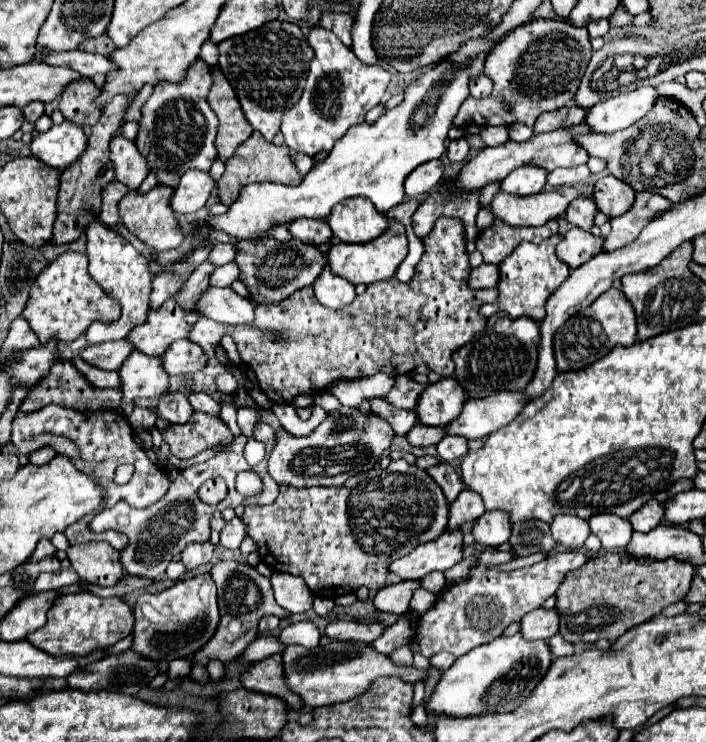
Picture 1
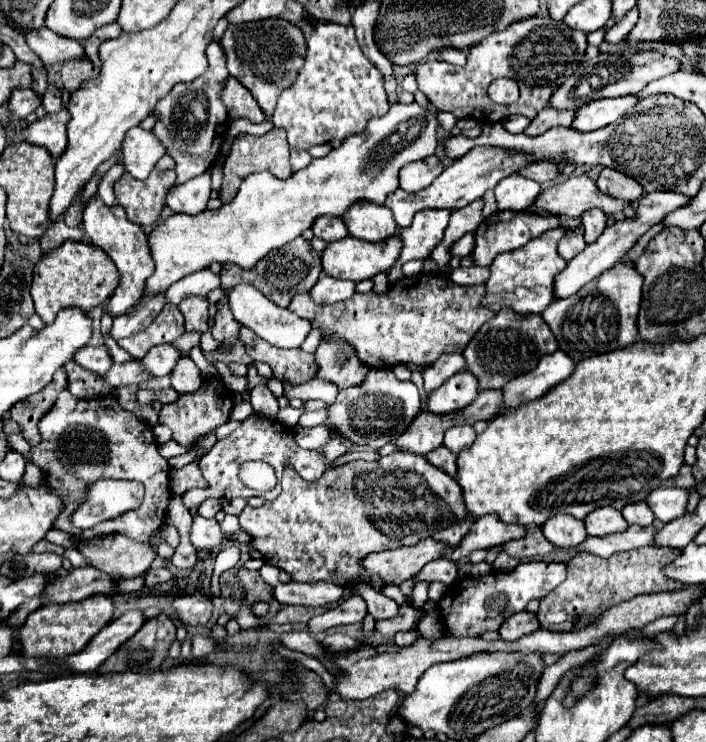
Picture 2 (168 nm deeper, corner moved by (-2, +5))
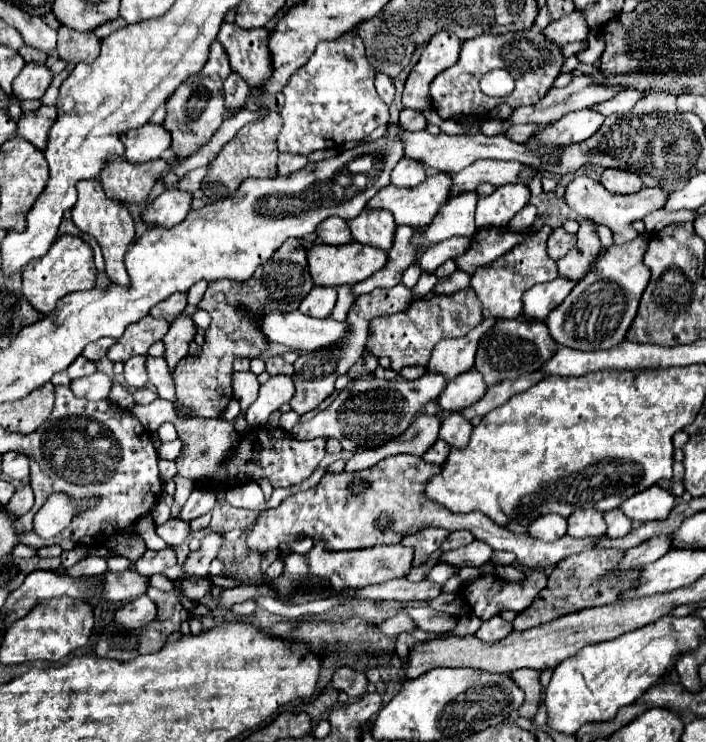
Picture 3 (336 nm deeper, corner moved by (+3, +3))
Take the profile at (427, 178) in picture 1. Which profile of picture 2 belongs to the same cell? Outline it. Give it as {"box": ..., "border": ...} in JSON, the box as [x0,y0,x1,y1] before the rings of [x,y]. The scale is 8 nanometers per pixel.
{"box":[400,156,444,192],"border":[[[428,156],[420,162],[410,162],[400,170],[400,188],[404,188],[406,192],[420,192],[422,188],[430,186],[442,170],[444,166],[438,156]]]}

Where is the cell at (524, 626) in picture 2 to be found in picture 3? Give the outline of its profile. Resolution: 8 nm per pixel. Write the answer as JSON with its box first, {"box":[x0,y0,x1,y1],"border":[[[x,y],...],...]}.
{"box":[475,616,511,644],"border":[[[493,616],[491,620],[483,622],[481,628],[475,632],[475,636],[477,636],[481,642],[487,642],[487,644],[505,638],[507,634],[511,634],[511,622],[503,620],[501,616]]]}

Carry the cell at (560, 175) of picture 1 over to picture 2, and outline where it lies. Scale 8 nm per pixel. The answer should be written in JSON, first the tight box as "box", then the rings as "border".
{"box":[520,160,558,184],"border":[[[540,160],[540,162],[520,170],[520,174],[544,184],[544,182],[550,182],[550,180],[554,180],[558,176],[558,168],[556,168],[556,164],[548,164],[548,160],[544,160],[544,162]]]}

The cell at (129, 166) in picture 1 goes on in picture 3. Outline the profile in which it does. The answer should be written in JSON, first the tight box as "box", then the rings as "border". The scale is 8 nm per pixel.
{"box":[121,122,171,164],"border":[[[147,122],[135,130],[125,130],[121,140],[125,144],[125,158],[133,164],[157,160],[171,146],[171,134],[167,128],[153,122]]]}

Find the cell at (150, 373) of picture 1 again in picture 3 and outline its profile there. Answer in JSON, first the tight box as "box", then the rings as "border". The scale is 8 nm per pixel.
{"box":[71,372,111,400],"border":[[[97,372],[93,376],[77,378],[71,382],[71,392],[77,398],[87,398],[87,400],[107,400],[111,392],[111,380],[103,372]]]}

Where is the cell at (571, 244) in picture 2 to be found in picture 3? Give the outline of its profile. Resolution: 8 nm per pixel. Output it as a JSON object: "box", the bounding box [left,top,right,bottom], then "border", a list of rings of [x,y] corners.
{"box":[547,226,577,260],"border":[[[561,226],[555,228],[547,240],[547,254],[553,258],[553,260],[559,260],[563,258],[573,246],[575,246],[575,240],[577,236],[575,234],[569,234],[565,232]]]}

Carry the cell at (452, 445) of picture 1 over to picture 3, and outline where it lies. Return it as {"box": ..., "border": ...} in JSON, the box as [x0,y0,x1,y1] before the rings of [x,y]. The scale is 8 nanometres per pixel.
{"box":[439,412,473,448],"border":[[[451,412],[441,418],[439,438],[443,438],[447,444],[451,444],[455,448],[465,448],[469,442],[471,430],[473,430],[473,426],[469,420],[465,420],[459,412]]]}

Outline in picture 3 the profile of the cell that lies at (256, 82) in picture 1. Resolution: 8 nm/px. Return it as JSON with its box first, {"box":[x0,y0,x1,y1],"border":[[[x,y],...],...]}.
{"box":[217,22,271,88],"border":[[[223,22],[217,40],[227,50],[233,72],[243,76],[251,88],[259,88],[271,78],[271,56],[267,48],[269,32],[265,28],[245,30]]]}

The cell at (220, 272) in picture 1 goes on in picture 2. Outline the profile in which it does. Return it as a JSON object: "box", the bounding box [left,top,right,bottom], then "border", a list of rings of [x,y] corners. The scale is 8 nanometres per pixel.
{"box":[166,270,220,304],"border":[[[210,270],[204,272],[194,272],[192,276],[186,276],[184,280],[178,280],[168,288],[166,292],[166,302],[170,304],[180,304],[184,294],[196,294],[196,296],[206,296],[210,290],[220,286],[220,274],[214,274]]]}

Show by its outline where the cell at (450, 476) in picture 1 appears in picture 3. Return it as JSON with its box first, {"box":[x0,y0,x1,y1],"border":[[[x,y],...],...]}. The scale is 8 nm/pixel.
{"box":[421,438,449,464],"border":[[[441,438],[435,442],[435,446],[431,446],[431,450],[427,450],[421,458],[425,460],[425,462],[431,462],[431,464],[443,464],[445,462],[445,458],[447,458],[447,454],[449,454],[449,444],[447,442],[443,442]]]}

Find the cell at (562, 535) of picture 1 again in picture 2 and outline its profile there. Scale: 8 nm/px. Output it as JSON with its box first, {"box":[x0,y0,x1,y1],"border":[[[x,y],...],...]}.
{"box":[544,514,588,548],"border":[[[560,514],[552,516],[544,526],[544,536],[556,546],[556,548],[578,548],[586,538],[588,532],[584,528],[582,520],[576,520],[574,516]]]}

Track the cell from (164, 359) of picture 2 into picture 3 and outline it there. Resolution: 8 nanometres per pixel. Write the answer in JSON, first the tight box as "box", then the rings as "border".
{"box":[125,356,147,388],"border":[[[135,356],[125,362],[125,382],[131,388],[145,388],[147,386],[147,374],[145,374],[145,356]]]}

